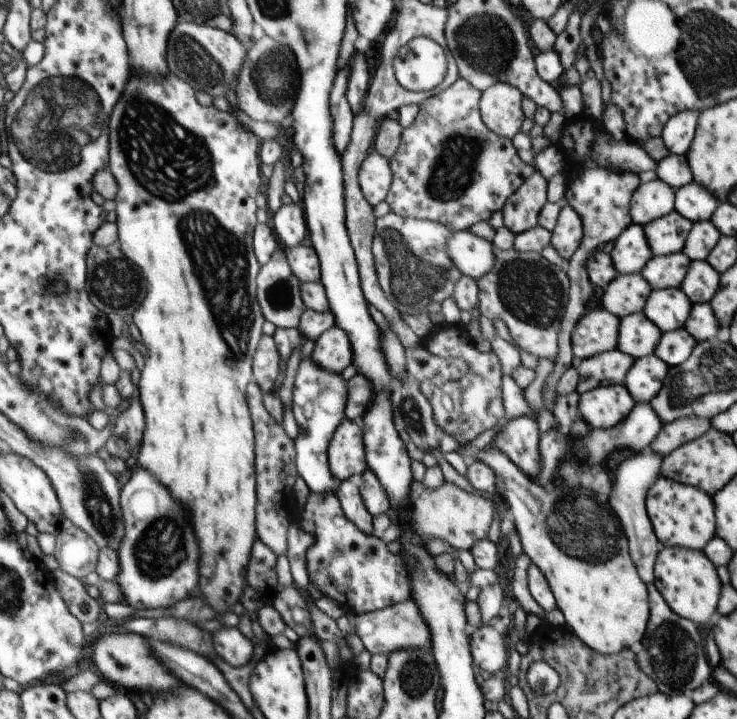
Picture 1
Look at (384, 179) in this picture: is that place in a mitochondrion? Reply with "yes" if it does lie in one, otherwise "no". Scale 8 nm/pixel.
no

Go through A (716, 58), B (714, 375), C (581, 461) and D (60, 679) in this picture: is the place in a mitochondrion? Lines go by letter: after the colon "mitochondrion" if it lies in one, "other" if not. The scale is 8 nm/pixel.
A: mitochondrion
B: mitochondrion
C: other
D: other

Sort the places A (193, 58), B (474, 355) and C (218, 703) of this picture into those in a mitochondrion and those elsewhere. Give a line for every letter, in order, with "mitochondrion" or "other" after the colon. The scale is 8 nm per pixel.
A: mitochondrion
B: other
C: other

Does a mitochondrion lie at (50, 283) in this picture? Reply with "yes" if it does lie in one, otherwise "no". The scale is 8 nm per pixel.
no

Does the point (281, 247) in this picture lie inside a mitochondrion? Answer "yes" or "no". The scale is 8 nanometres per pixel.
no

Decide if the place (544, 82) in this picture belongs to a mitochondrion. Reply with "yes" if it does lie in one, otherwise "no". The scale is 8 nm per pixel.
no

